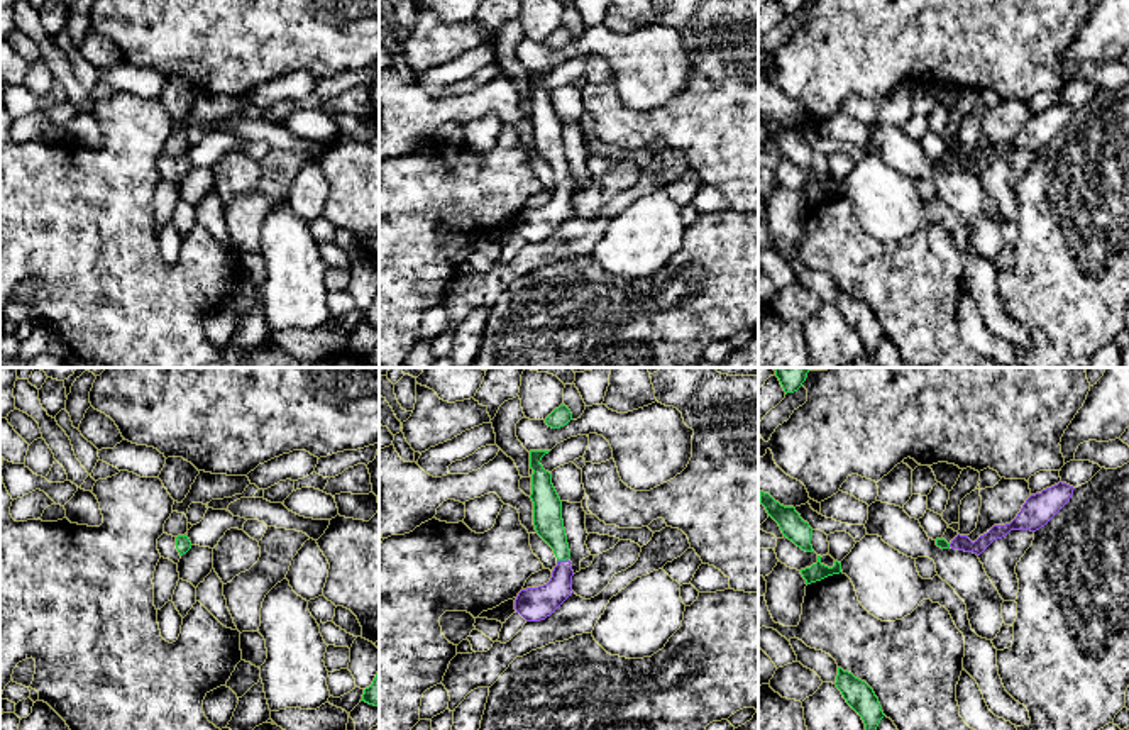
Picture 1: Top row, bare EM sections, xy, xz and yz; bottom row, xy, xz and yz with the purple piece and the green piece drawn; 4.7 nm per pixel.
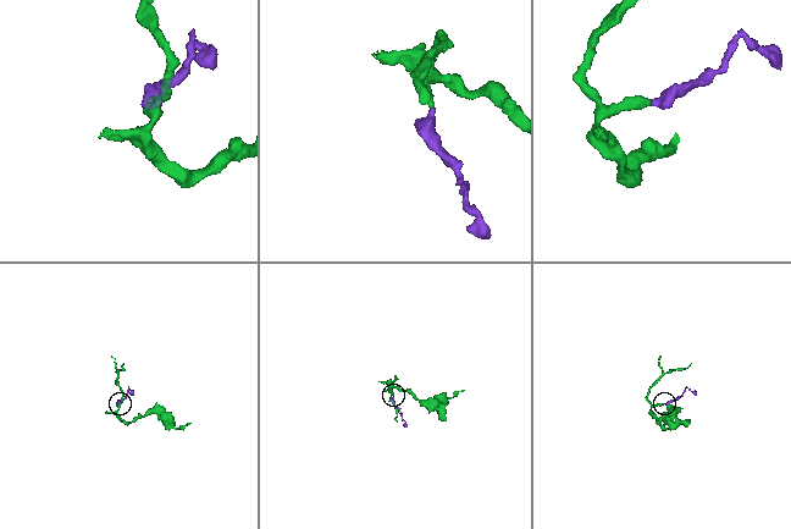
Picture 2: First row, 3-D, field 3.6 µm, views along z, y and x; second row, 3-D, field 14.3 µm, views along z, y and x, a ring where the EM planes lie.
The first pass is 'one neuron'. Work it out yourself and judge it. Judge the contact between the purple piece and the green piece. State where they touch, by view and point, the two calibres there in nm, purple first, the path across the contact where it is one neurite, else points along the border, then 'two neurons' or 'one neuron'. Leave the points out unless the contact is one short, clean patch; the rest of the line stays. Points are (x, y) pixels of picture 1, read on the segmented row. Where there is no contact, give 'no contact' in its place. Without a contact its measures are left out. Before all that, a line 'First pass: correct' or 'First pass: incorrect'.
First pass: correct
contact xz (562, 561); calibres 160 and 140 nm; way xz (534, 603), (561, 580), (562, 561), (547, 512); one neuron

